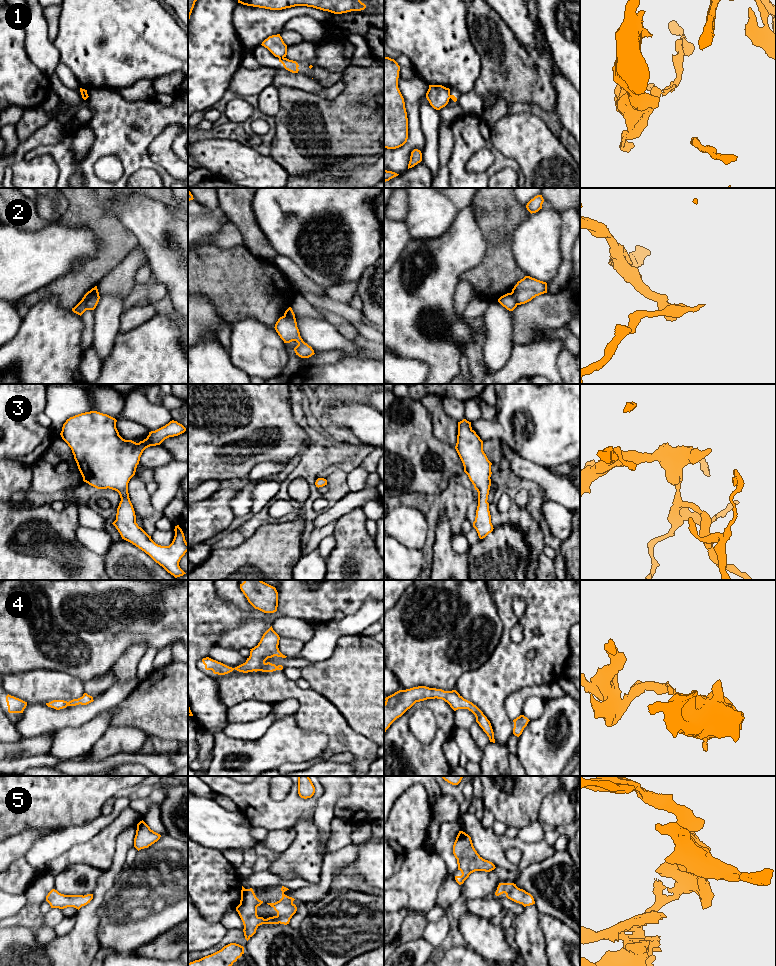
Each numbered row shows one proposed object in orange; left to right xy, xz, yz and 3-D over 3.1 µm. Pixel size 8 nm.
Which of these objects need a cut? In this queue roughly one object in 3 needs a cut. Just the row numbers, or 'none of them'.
1, 2

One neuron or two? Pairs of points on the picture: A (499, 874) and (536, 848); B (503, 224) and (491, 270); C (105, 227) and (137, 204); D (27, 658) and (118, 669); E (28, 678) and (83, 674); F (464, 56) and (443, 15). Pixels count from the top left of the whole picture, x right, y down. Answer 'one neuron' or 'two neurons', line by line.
A: two neurons
B: one neuron
C: two neurons
D: two neurons
E: two neurons
F: one neuron

